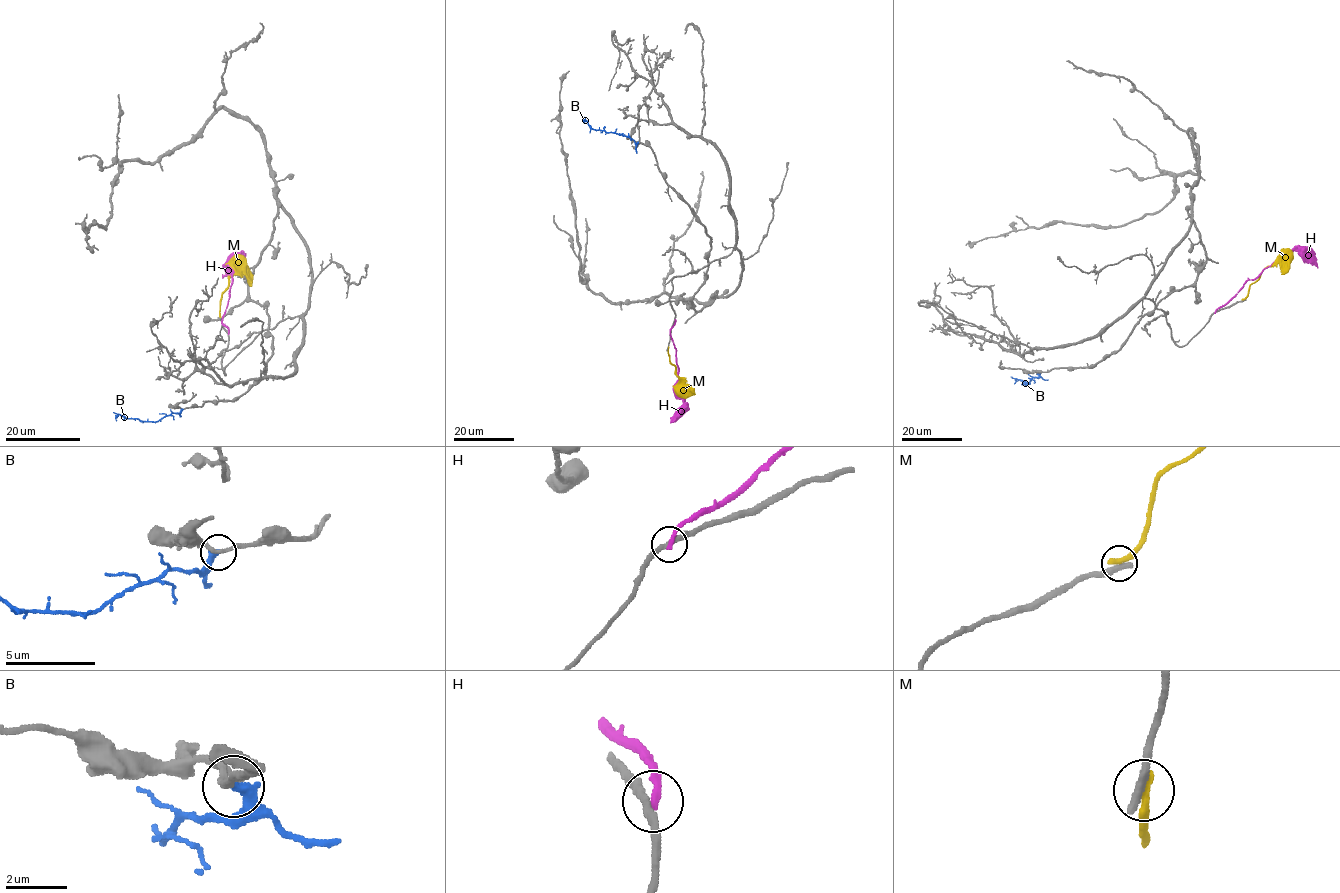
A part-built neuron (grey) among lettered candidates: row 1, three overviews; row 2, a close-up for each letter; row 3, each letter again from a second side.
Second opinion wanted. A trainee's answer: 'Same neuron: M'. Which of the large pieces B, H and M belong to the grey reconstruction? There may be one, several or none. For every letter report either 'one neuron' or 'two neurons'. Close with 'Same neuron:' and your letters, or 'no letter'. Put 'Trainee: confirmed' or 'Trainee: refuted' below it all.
B: two neurons
H: two neurons
M: two neurons
Same neuron: no letter
Trainee: refuted

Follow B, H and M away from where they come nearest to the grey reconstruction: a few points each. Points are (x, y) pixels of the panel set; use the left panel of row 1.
B: (182, 409), (155, 422), (119, 414), (116, 421)
H: (228, 333), (222, 323), (232, 271), (227, 262), (237, 256), (232, 268), (222, 278)
M: (219, 317), (221, 295), (241, 260)

